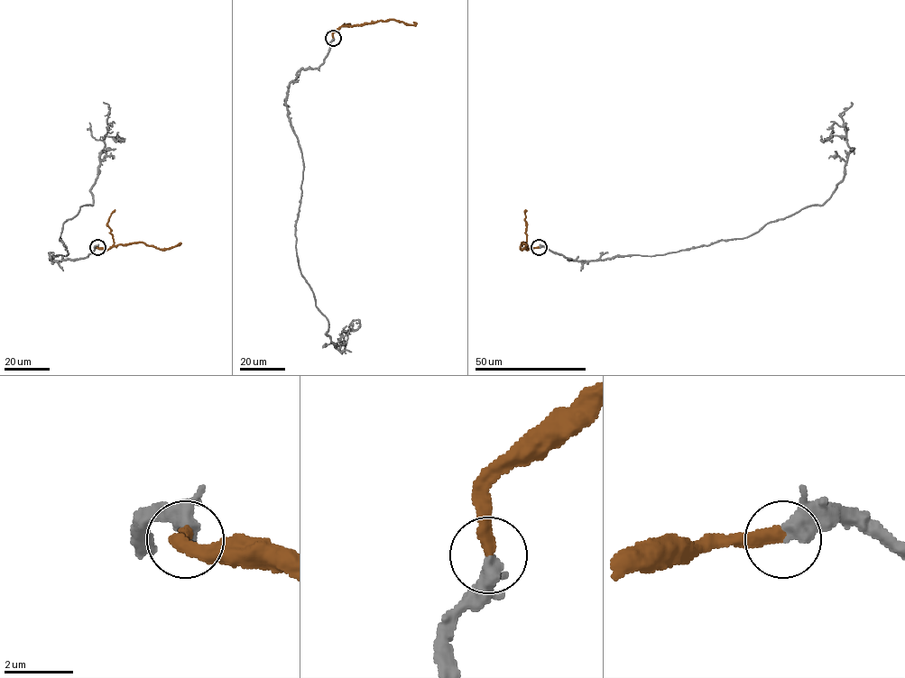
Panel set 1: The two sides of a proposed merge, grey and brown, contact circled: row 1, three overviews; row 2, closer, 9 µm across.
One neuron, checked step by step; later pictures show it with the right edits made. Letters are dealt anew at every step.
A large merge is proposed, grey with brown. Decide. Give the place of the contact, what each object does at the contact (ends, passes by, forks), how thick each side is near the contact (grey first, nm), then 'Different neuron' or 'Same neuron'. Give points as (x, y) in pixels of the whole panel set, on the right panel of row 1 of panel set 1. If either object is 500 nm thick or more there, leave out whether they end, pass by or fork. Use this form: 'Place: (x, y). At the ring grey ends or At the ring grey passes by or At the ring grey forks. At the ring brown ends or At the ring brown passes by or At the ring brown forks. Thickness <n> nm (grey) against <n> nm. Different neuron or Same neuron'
Place: (539, 247). At the ring grey ends. At the ring brown ends. Thickness 460 nm (grey) against 400 nm. Same neuron

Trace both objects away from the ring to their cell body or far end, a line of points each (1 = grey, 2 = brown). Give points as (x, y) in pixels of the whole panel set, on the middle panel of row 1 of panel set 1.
1: (333, 38), (285, 105), (303, 166), (299, 266), (338, 350)
2: (333, 38), (333, 33), (344, 26), (392, 20), (417, 23)

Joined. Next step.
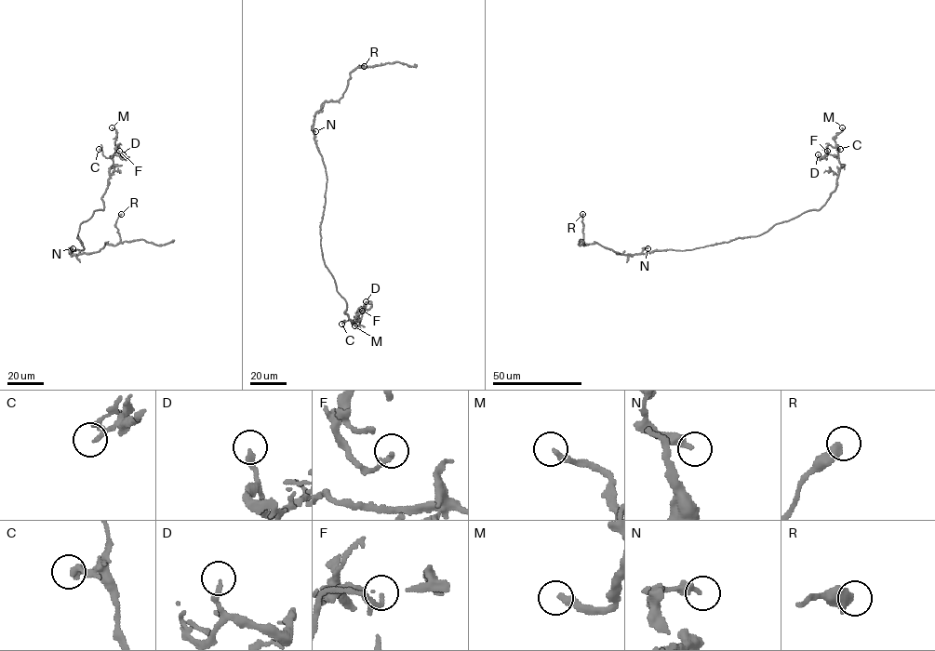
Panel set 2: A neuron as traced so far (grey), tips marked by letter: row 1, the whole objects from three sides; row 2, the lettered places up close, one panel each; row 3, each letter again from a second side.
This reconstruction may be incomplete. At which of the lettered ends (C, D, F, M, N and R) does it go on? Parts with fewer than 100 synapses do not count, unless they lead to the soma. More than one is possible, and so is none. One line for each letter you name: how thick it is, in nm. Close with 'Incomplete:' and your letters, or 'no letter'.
M: Thickness 280 nm
Incomplete: M

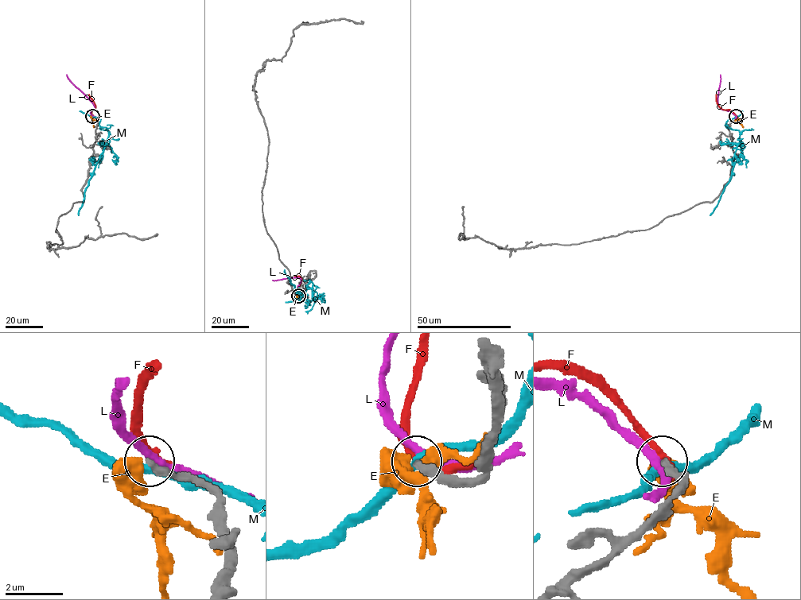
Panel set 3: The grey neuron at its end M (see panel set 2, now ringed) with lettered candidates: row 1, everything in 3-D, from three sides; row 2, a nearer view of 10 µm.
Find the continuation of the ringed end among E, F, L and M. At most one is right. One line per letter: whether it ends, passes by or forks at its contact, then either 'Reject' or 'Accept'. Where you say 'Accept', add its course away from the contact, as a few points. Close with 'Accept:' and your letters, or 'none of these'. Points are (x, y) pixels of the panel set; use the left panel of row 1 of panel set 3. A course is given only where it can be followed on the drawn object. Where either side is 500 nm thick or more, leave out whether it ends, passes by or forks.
E: Reject
F: It passes by. Reject
L: It passes by. Reject
M: It passes by. Reject
Accept: none of these

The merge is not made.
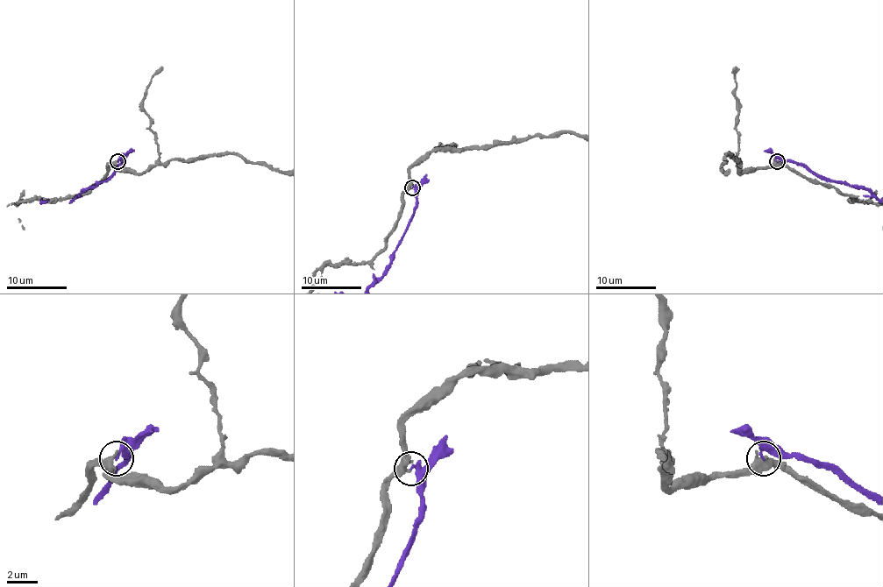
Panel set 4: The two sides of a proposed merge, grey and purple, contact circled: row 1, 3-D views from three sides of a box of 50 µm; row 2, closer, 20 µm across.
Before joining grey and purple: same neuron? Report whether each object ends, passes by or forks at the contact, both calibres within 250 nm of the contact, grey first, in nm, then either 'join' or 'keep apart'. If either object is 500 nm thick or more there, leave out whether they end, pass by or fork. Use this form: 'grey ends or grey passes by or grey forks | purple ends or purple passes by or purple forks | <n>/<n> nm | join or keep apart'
grey forks | purple ends | 280/200 nm | keep apart

